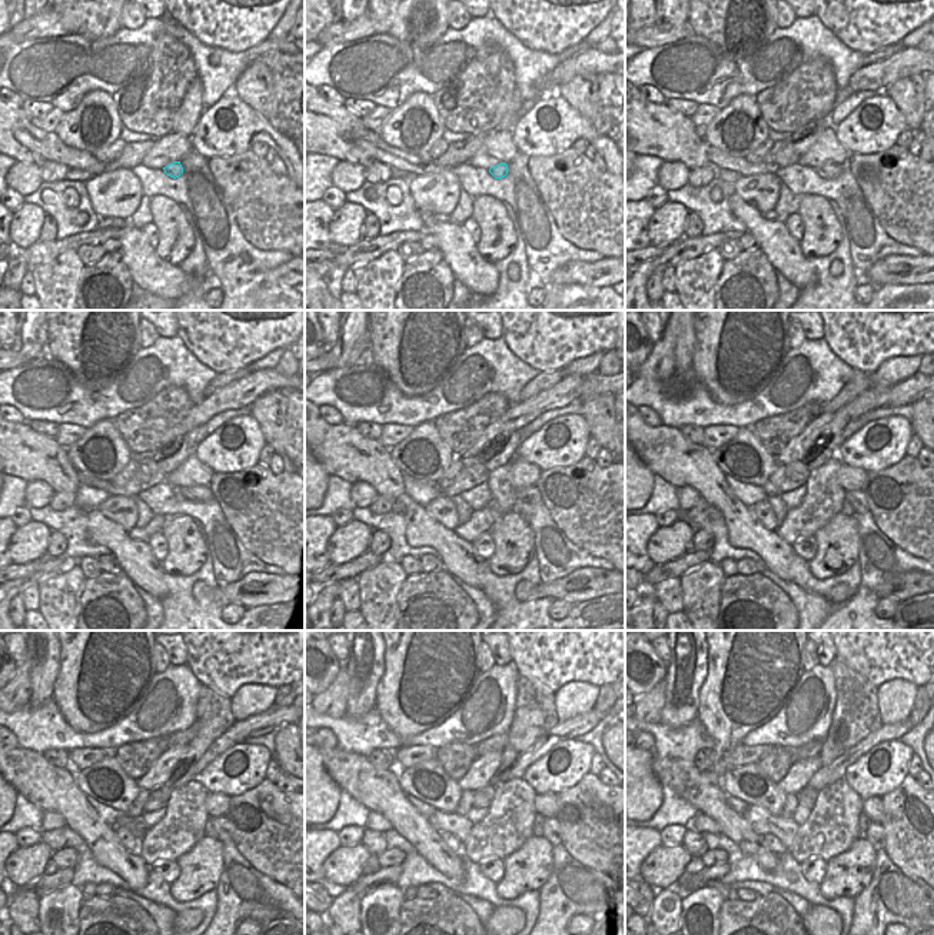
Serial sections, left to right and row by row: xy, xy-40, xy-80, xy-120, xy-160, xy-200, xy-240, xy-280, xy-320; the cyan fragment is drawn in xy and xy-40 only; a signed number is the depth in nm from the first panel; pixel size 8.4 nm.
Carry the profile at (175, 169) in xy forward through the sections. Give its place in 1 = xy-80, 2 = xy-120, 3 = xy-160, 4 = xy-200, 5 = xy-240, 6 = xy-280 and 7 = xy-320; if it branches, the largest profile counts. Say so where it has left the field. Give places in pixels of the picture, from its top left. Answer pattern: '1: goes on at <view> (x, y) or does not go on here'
1: goes on at xy-80 (824, 172)
2: goes on at xy-120 (196, 493)
3: goes on at xy-160 (529, 495)
4: goes on at xy-200 (858, 501)
5: goes on at xy-240 (220, 825)
6: goes on at xy-280 (551, 831)
7: goes on at xy-320 (876, 835)

